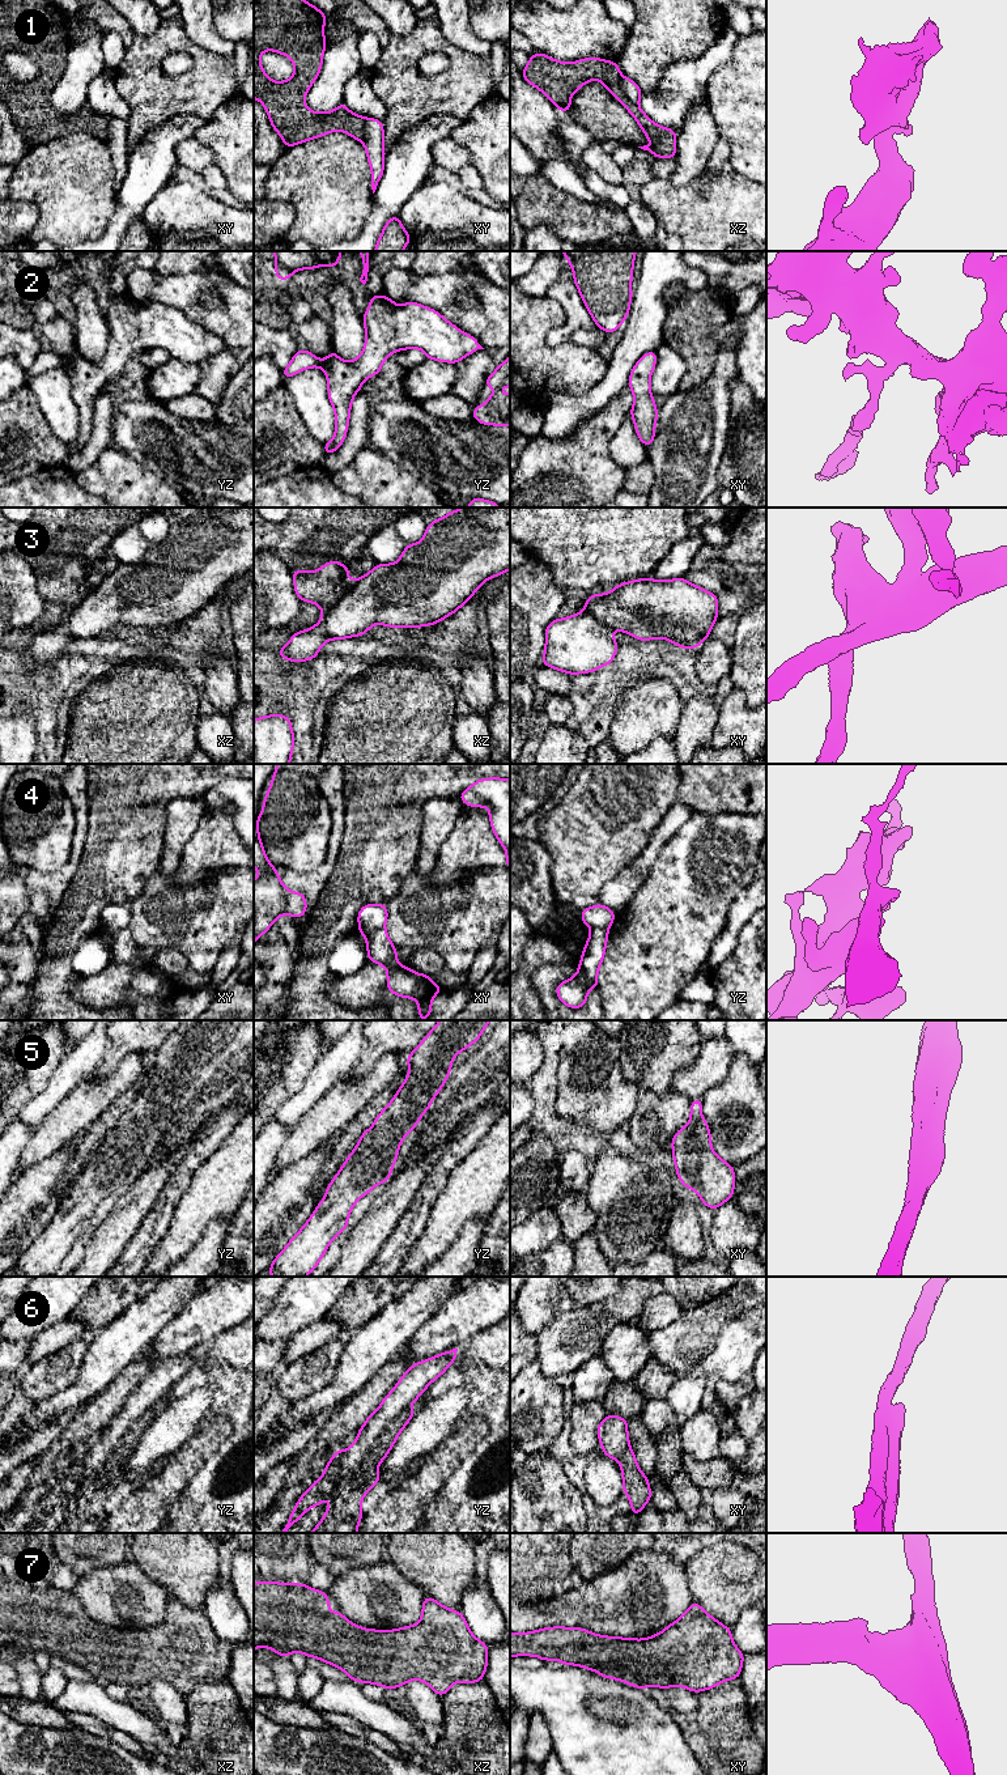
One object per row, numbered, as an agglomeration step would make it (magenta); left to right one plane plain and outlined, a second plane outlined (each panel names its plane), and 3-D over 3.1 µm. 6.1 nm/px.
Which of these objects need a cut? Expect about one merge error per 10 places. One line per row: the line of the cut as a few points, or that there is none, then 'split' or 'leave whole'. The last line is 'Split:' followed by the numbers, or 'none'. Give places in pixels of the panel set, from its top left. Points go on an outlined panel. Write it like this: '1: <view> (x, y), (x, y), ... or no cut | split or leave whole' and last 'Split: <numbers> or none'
1: xz (621, 77), (621, 94), (637, 105) | split
2: no cut | leave whole
3: xz (355, 581), (352, 587), (323, 614) | split
4: xy (383, 926), (374, 930), (366, 938) | split
5: no cut | leave whole
6: yz (408, 1406), (383, 1430), (364, 1461), (334, 1494) | split
7: no cut | leave whole
Split: 1, 3, 4, 6

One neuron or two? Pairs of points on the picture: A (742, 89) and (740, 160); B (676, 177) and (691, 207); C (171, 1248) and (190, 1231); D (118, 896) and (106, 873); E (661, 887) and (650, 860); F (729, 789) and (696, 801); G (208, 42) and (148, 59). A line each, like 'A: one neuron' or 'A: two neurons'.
A: one neuron
B: two neurons
C: one neuron
D: two neurons
E: two neurons
F: one neuron
G: two neurons

